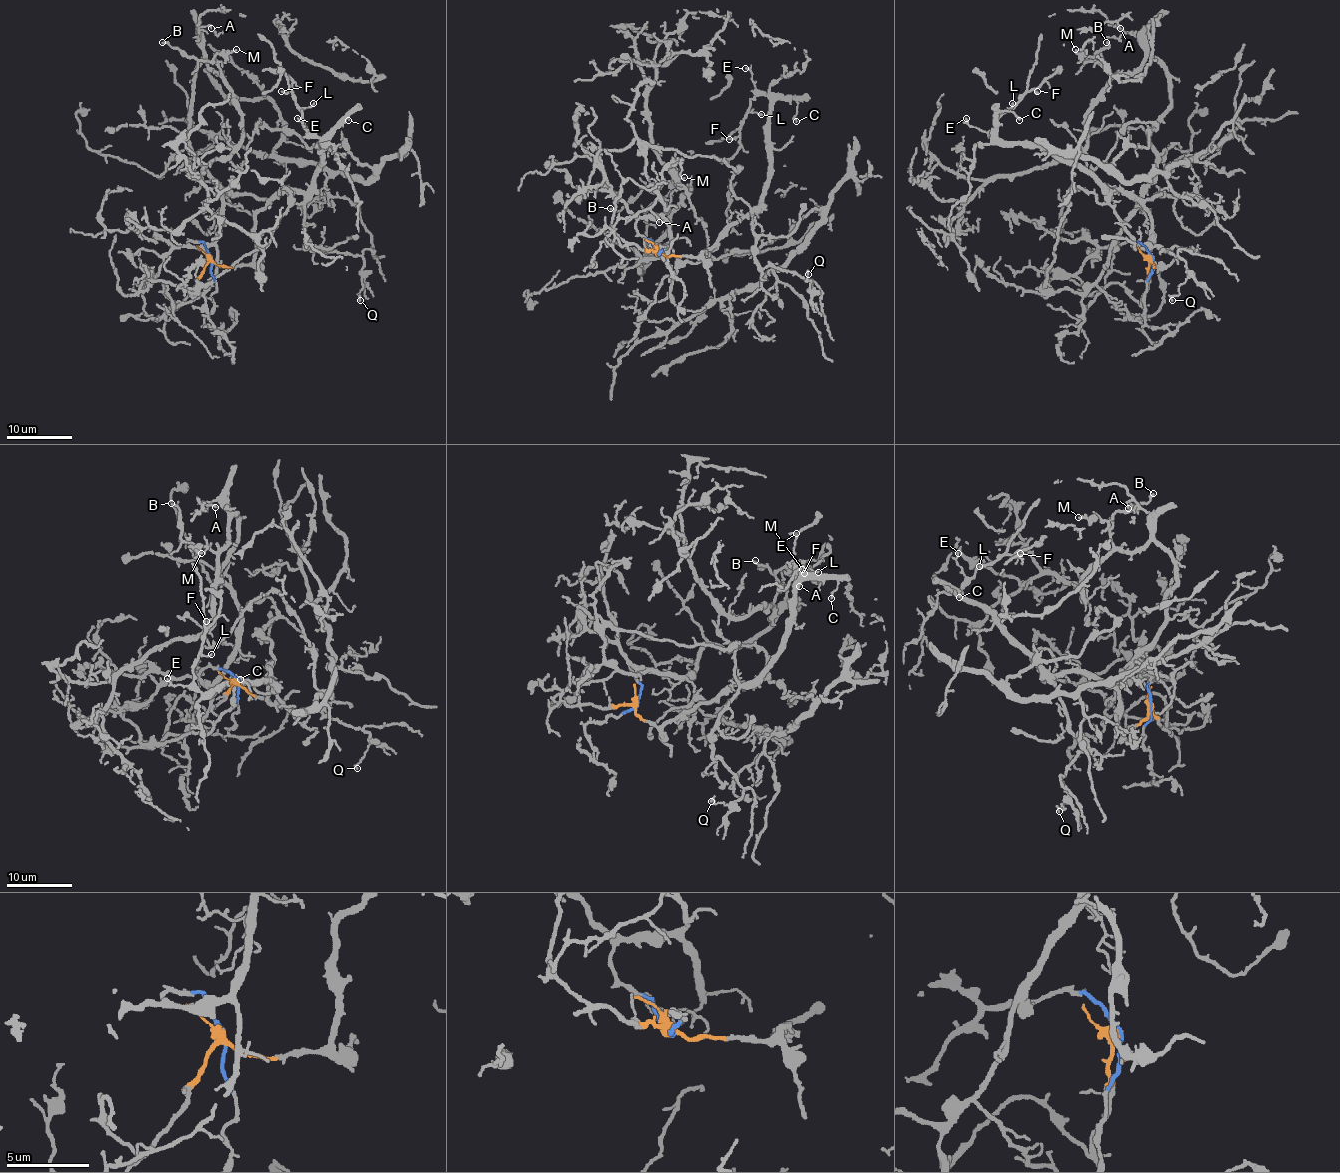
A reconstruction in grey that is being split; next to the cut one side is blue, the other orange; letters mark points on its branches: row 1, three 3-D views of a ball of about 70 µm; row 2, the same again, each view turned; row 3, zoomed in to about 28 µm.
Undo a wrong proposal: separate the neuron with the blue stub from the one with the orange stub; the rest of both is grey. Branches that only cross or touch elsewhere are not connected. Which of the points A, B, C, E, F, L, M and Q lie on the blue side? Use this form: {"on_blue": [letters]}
{"on_blue": ["A", "B", "M"]}

